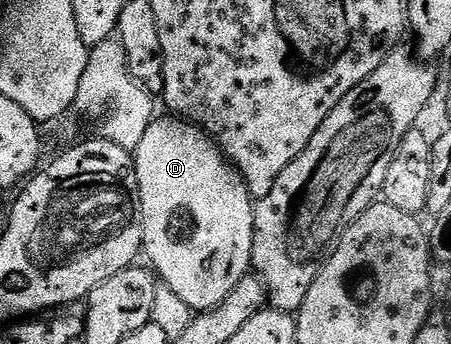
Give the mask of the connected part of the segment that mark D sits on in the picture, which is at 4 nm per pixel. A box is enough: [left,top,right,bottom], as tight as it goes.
[134,114,256,314]

